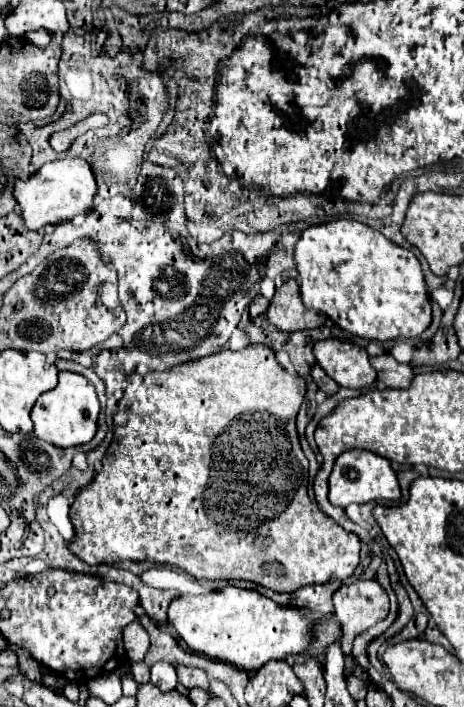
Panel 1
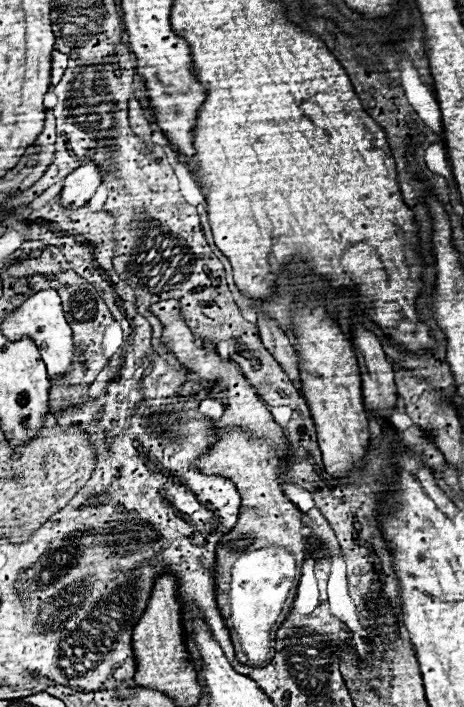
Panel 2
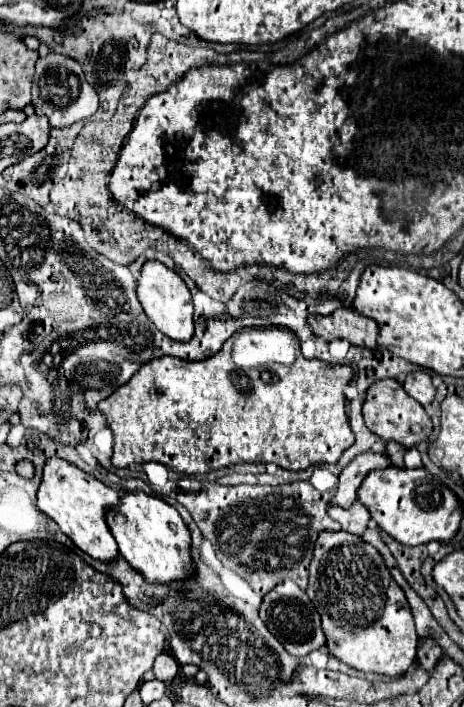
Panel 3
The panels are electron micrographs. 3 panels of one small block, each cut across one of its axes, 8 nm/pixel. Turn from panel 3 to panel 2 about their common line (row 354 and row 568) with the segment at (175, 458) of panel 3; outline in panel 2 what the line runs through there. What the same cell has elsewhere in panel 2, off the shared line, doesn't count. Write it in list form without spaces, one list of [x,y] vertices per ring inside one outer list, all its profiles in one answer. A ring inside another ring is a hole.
[[[162,300],[162,302],[156,302],[148,308],[162,324],[164,324],[164,330],[162,330],[162,344],[166,344],[170,348],[170,352],[178,358],[178,362],[182,362],[182,366],[188,370],[190,374],[190,380],[186,380],[182,384],[182,388],[178,390],[178,396],[194,396],[198,394],[200,390],[206,390],[206,386],[202,382],[212,382],[214,386],[222,386],[226,392],[228,392],[228,402],[226,402],[226,410],[224,410],[224,416],[218,418],[218,420],[212,420],[214,424],[214,430],[216,430],[216,442],[212,444],[212,448],[208,452],[204,452],[204,456],[200,456],[198,460],[194,460],[194,464],[198,466],[200,472],[204,472],[206,476],[224,476],[228,480],[232,480],[232,484],[236,486],[240,498],[242,498],[242,504],[240,504],[240,514],[238,514],[238,522],[236,526],[226,534],[222,536],[222,540],[218,542],[216,546],[216,574],[214,574],[214,584],[216,584],[216,604],[218,604],[218,610],[224,618],[224,624],[226,628],[230,628],[230,636],[234,636],[232,632],[232,620],[230,620],[230,602],[228,602],[228,584],[230,584],[230,568],[232,564],[236,562],[236,558],[240,558],[242,554],[246,552],[252,552],[252,550],[260,550],[260,548],[268,548],[268,546],[284,546],[286,550],[290,550],[296,558],[296,564],[302,568],[302,562],[308,558],[310,554],[310,544],[308,544],[308,538],[302,534],[302,512],[298,510],[298,506],[284,494],[282,486],[280,486],[280,472],[282,472],[282,462],[286,460],[288,456],[288,440],[284,438],[284,432],[282,428],[274,422],[270,410],[268,410],[268,404],[254,392],[254,388],[250,386],[250,382],[244,378],[244,374],[240,372],[240,368],[232,362],[232,360],[222,360],[214,348],[206,348],[204,344],[198,342],[198,338],[192,334],[192,330],[186,326],[182,314],[180,314],[180,304],[176,300]],[[276,458],[278,460],[278,466],[270,464],[270,460]]]

